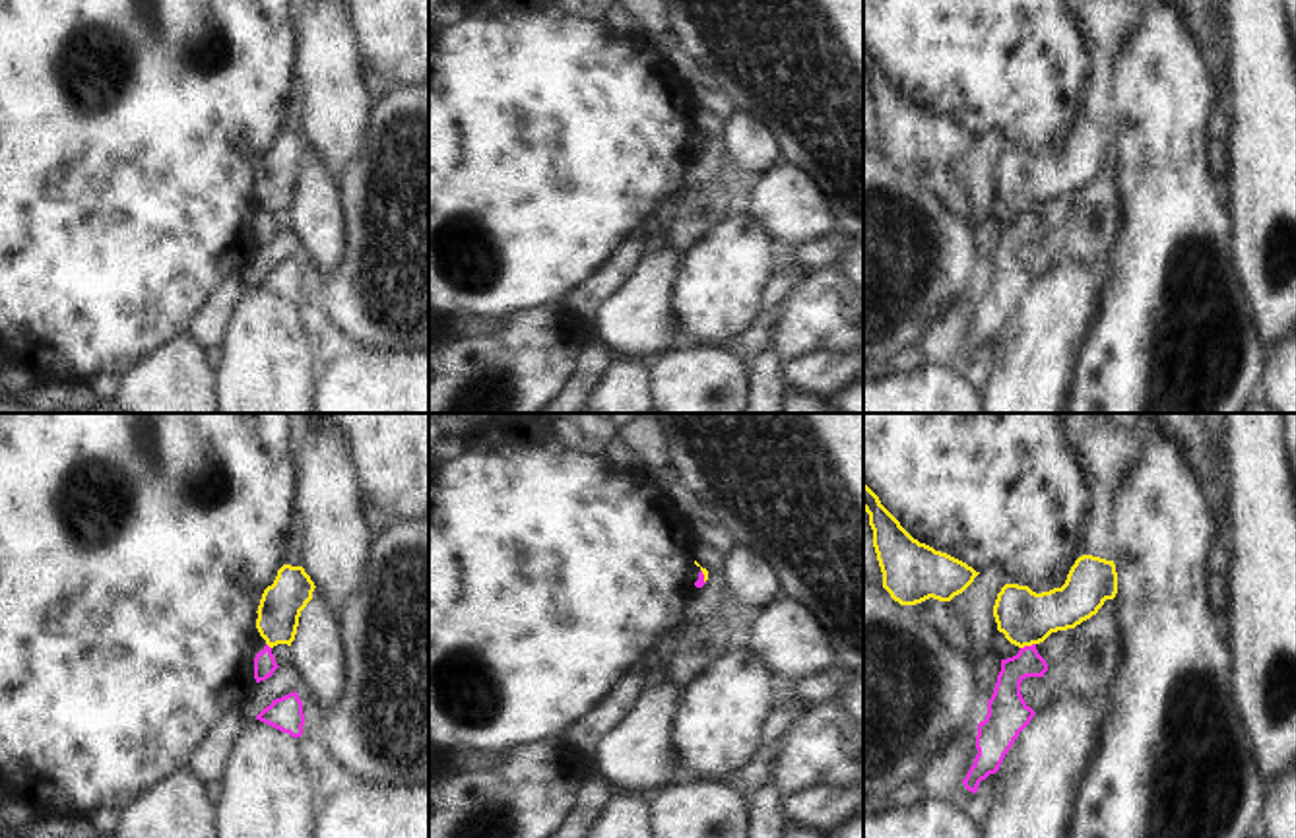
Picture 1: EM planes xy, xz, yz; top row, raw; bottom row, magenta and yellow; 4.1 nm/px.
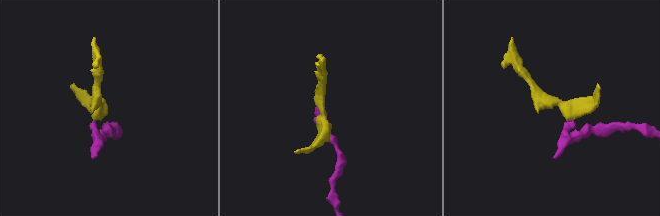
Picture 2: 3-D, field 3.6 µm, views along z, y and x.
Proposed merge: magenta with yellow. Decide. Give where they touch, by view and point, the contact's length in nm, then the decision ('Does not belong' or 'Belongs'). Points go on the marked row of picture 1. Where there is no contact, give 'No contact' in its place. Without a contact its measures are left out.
Touches magenta at yz (1027, 646). Shared border 70 nm. Does not belong.

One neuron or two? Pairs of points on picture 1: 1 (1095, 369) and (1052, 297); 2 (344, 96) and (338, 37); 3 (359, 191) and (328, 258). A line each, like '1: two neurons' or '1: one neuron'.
1: two neurons
2: one neuron
3: two neurons

